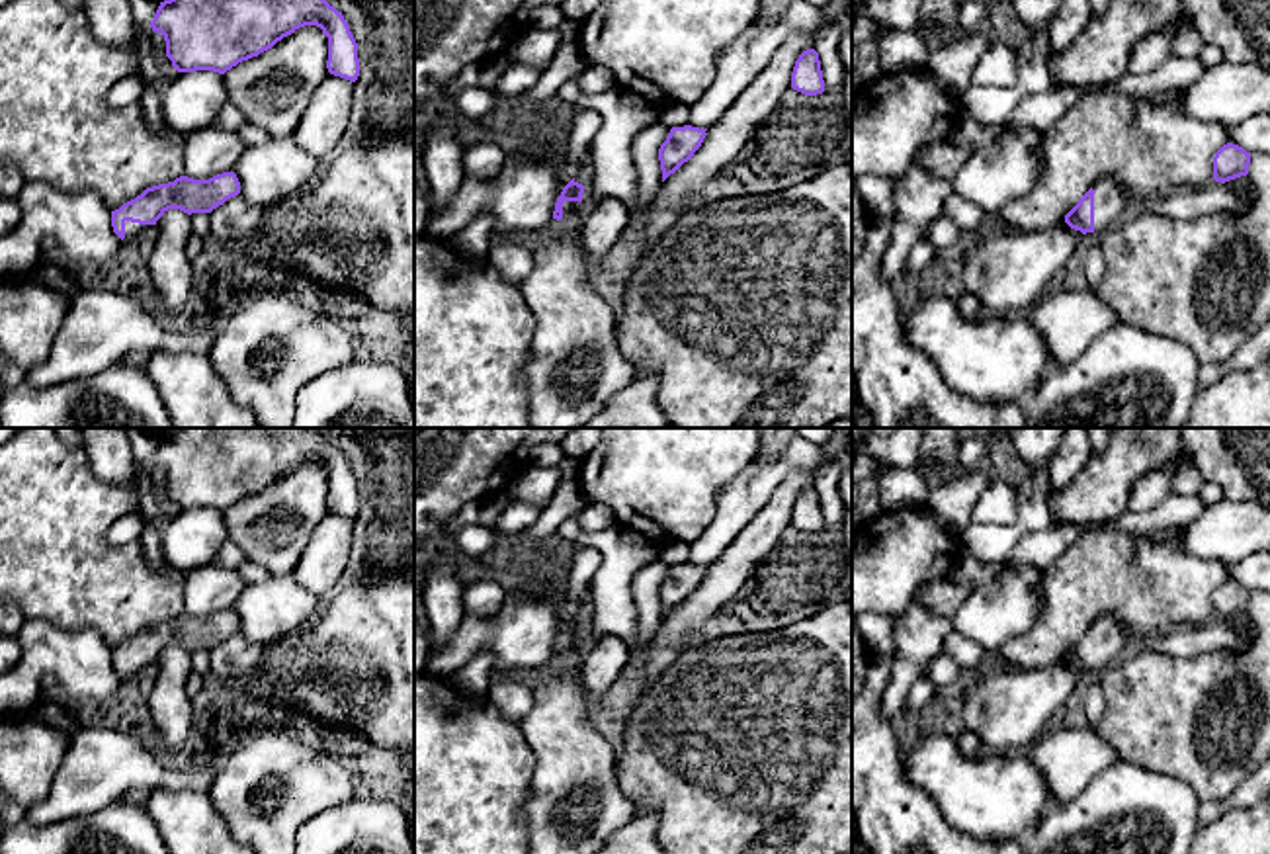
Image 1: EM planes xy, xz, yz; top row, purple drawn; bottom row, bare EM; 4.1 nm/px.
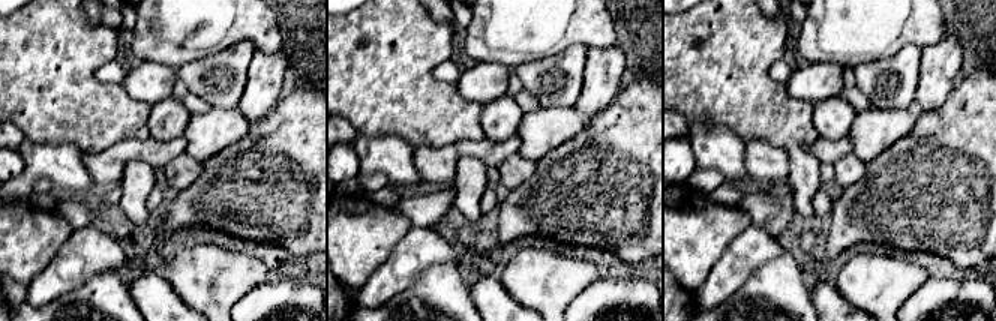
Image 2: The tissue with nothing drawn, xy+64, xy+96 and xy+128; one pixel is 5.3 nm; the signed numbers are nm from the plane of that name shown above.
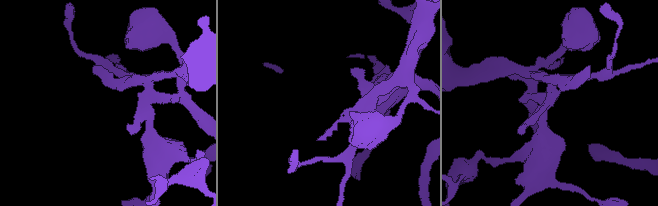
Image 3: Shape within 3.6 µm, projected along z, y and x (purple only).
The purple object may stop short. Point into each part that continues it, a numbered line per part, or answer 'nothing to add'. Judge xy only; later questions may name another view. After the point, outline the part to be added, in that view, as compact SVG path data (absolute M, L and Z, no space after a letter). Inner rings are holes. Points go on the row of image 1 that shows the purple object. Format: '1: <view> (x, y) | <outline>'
1: xy (133, 231) | M125 221L125 238L123 242L131 242L135 238L141 238L143 235L152 233L154 225L139 225L139 223L131 223Z

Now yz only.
1: yz (1112, 204) | M1110 176L1094 186L1094 233L1102 235L1114 229L1125 215L1137 209L1135 201Z

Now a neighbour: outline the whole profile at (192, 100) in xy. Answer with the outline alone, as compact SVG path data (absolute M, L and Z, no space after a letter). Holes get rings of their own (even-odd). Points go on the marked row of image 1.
M213 70L174 72L160 98L162 117L178 135L213 125L225 104L225 74Z

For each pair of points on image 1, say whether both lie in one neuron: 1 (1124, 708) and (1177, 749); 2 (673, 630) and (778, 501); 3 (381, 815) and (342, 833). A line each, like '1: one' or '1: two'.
1: one
2: one
3: one

